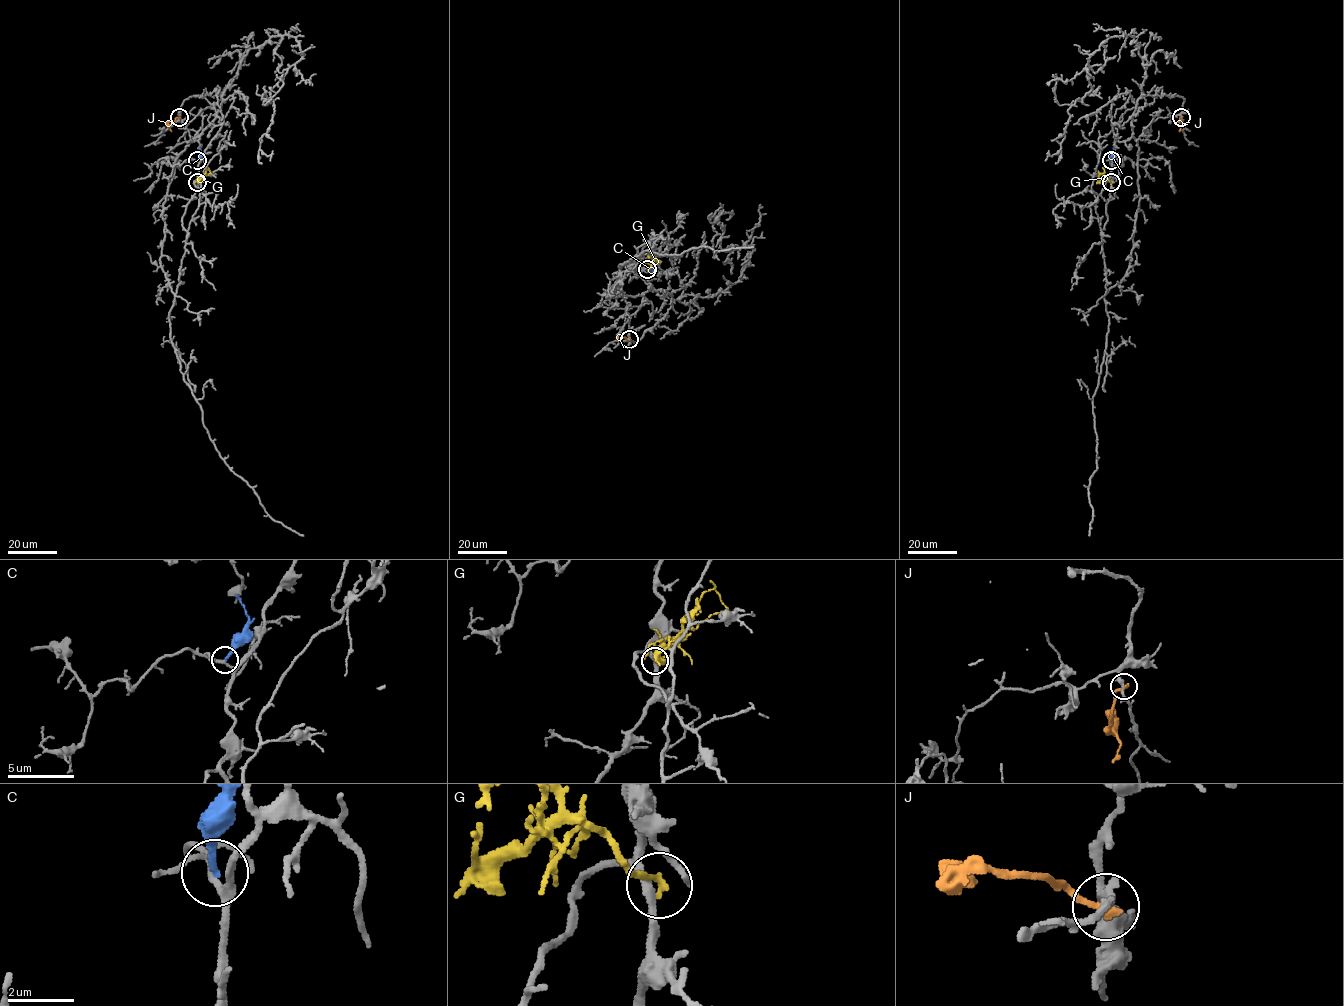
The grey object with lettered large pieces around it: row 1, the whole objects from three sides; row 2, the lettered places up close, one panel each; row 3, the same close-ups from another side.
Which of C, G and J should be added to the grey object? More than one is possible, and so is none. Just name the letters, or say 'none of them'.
none of them

